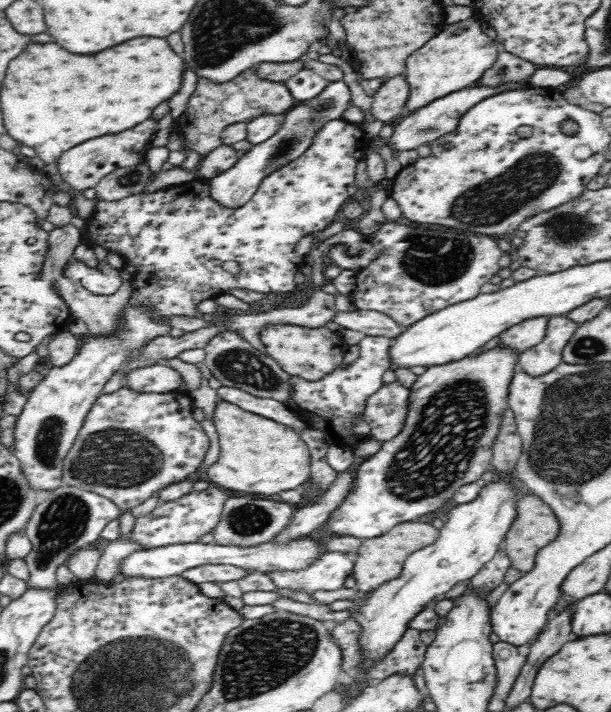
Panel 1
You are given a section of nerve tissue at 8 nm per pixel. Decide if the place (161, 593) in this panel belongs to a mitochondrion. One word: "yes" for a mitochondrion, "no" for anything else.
no

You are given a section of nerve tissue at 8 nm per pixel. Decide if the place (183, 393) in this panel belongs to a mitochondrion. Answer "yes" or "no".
no

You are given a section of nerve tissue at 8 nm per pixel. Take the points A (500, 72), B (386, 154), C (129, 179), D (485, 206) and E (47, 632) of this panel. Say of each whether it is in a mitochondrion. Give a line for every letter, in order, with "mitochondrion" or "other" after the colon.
A: mitochondrion
B: other
C: mitochondrion
D: mitochondrion
E: other

